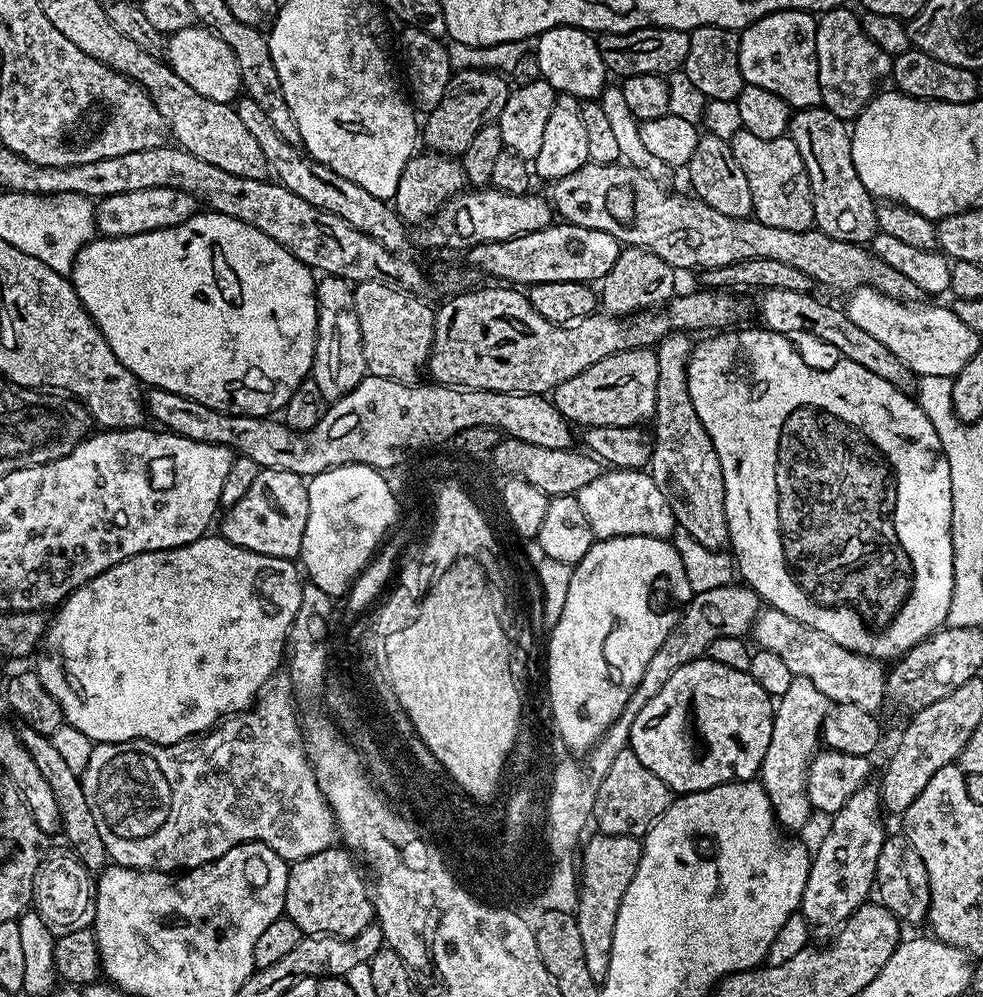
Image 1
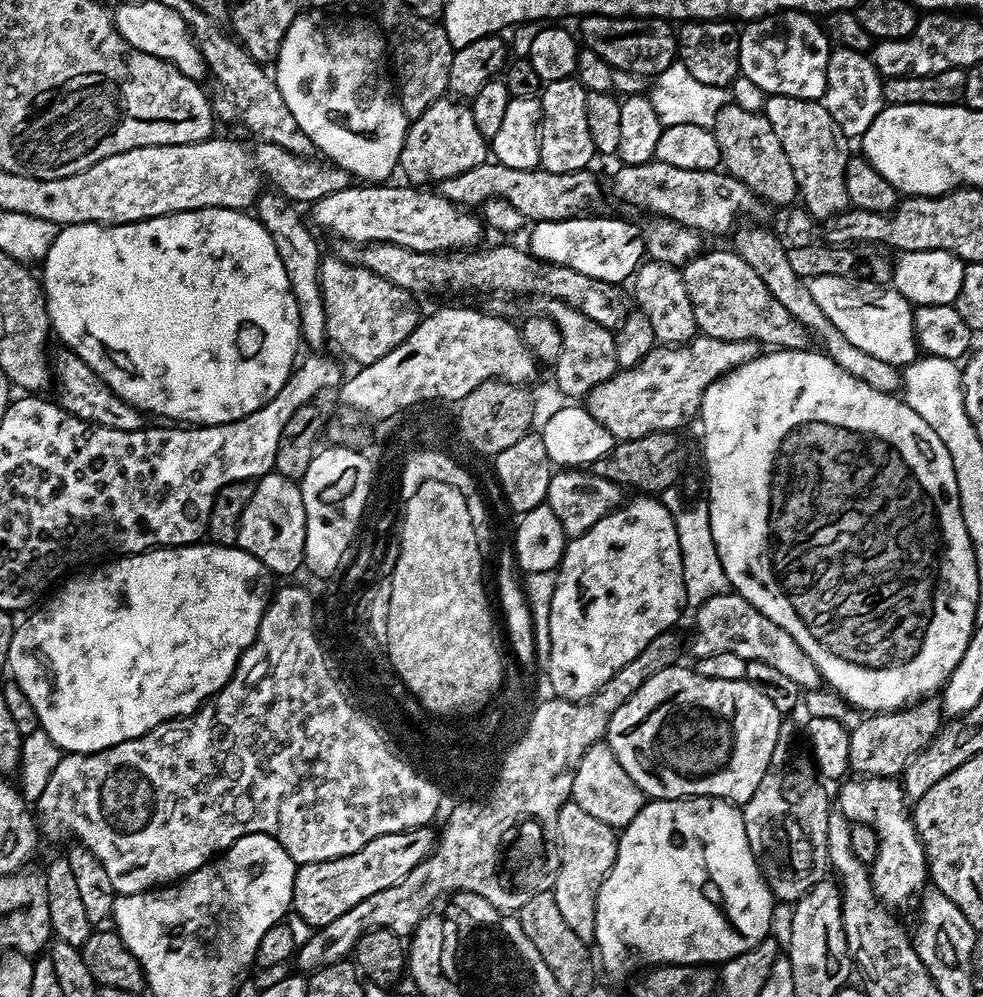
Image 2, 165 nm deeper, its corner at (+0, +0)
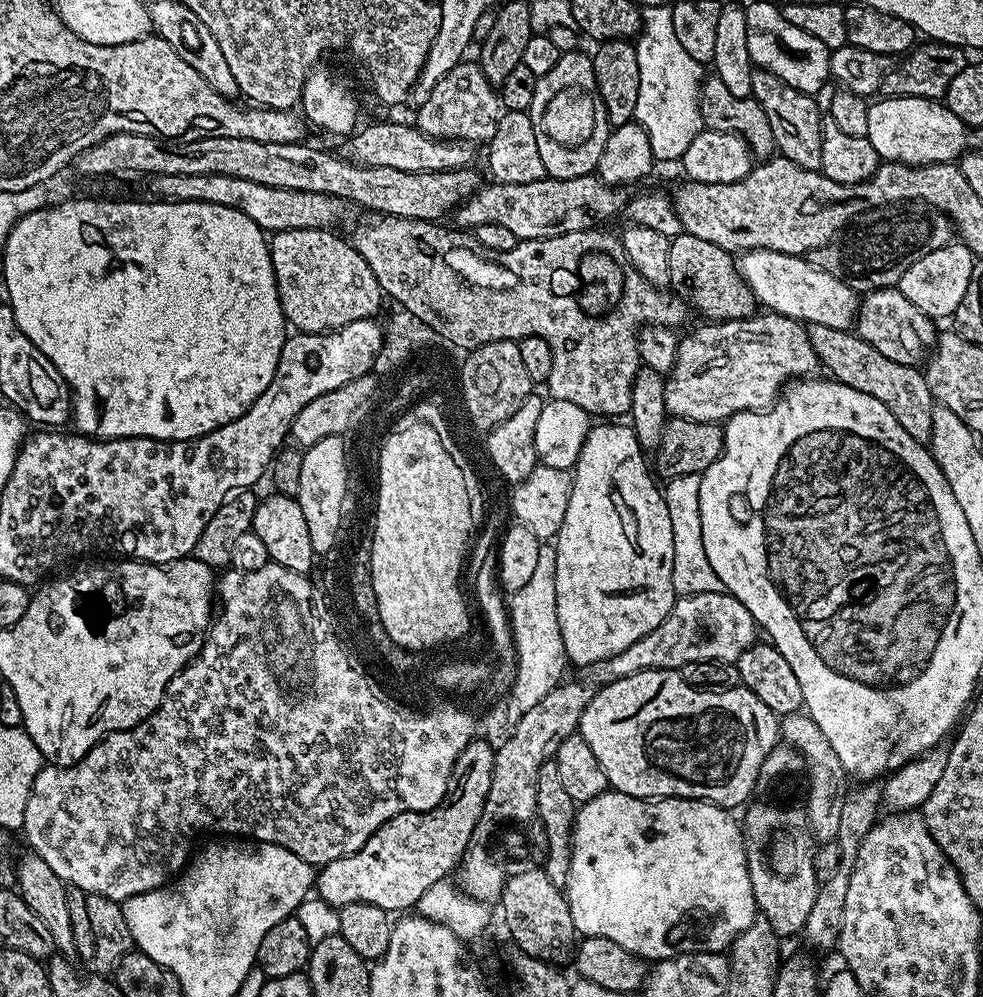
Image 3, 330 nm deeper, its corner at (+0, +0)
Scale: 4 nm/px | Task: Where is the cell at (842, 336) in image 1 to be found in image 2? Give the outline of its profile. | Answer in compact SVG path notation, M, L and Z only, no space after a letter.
M734 250L728 252L701 251L700 255L694 257L683 265L682 271L686 282L686 294L690 294L690 306L694 306L694 322L697 329L703 335L719 340L754 340L761 346L771 346L776 350L794 348L804 350L809 347L810 337L808 331L766 290L766 282L758 278L758 274L752 267L746 266L746 262Z

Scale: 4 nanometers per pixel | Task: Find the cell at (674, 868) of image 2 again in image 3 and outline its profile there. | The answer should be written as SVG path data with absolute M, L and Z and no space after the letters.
M602 793L598 798L585 800L579 805L576 822L572 825L572 853L570 854L570 874L566 885L566 895L570 906L570 918L581 937L597 936L618 942L622 950L630 950L635 956L644 957L648 962L669 960L671 956L681 956L691 952L719 952L731 949L734 941L754 922L758 915L754 890L750 886L748 873L748 852L744 848L742 824L731 811L712 804L709 800L675 802L670 798L648 798L630 794Z

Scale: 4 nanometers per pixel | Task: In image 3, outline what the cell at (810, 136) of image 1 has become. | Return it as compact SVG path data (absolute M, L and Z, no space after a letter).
M763 70L753 71L751 97L766 114L770 130L774 130L776 152L806 170L819 172L822 162L822 108L816 105L817 97L794 90L794 86Z

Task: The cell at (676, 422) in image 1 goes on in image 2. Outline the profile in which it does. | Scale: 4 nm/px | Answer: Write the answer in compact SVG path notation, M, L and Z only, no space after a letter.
M645 259L632 275L630 292L634 297L635 307L650 322L654 329L654 338L661 345L684 346L697 335L694 306L690 306L690 294L686 294L684 274L677 265Z

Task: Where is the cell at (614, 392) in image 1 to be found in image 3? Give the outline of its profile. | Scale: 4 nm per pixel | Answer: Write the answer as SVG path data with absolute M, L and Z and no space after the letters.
M753 314L746 320L722 320L719 322L701 323L701 328L697 332L692 332L689 336L681 335L678 340L678 354L676 355L676 365L672 371L667 373L664 389L666 390L666 410L669 417L677 416L686 418L694 422L710 422L711 424L720 424L727 421L729 416L739 412L759 412L765 408L772 407L776 403L782 389L793 378L808 378L813 375L812 371L817 371L818 361L814 354L814 346L810 346L808 329L799 320L791 320L789 316L778 316L775 314Z

